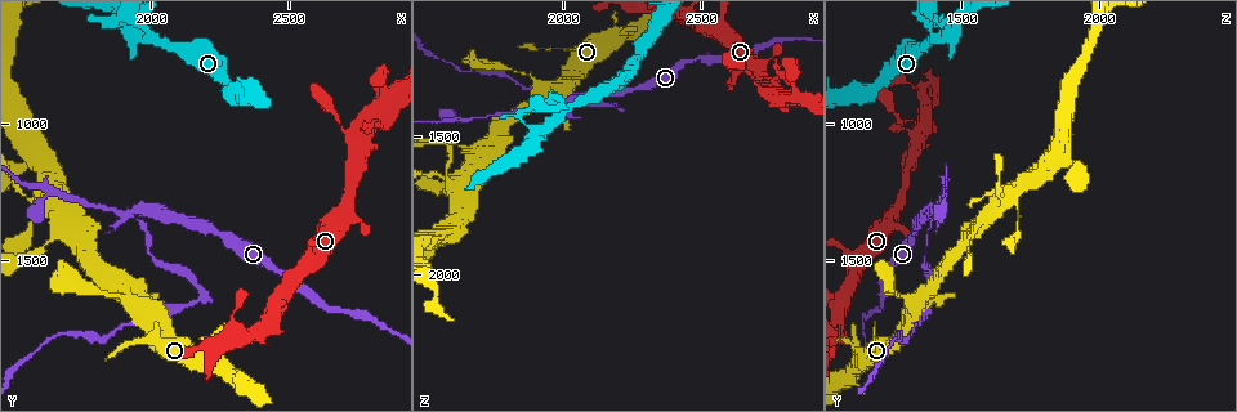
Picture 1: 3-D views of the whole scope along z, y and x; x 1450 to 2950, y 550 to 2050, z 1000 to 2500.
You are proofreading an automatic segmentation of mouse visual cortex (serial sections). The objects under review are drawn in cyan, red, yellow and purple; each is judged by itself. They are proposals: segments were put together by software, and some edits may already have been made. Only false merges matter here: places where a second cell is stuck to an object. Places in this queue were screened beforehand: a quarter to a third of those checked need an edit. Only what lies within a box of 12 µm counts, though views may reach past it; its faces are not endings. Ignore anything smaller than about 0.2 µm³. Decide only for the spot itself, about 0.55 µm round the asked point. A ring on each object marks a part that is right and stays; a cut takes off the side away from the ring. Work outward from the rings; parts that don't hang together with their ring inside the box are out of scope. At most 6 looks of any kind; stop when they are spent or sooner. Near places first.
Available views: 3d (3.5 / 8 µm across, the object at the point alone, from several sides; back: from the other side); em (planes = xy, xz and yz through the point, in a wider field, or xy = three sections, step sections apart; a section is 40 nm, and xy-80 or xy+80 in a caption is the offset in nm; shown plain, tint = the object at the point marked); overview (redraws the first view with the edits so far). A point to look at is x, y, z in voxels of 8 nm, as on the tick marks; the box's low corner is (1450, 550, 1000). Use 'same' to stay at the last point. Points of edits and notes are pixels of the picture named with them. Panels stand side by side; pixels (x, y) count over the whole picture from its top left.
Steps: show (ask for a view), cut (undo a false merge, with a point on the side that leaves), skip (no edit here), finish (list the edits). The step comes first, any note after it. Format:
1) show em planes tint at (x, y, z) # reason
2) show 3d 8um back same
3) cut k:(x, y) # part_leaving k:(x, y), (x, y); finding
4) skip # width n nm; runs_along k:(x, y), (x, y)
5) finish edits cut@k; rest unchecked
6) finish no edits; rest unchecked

show em planes tint at (2000, 690, 1410) # four arms meet

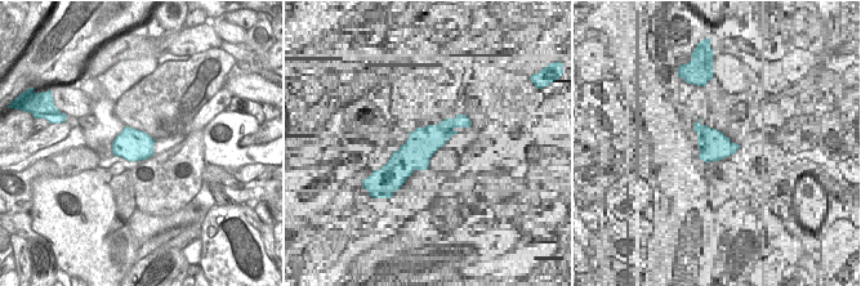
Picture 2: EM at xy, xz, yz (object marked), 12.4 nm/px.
show 3d 3.5um same # wider look

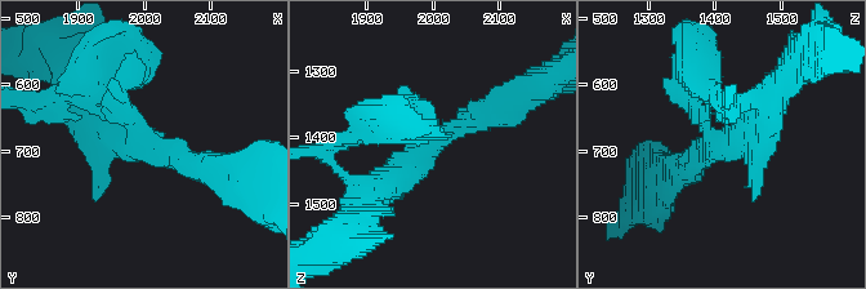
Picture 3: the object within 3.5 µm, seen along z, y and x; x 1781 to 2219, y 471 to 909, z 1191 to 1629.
skip # width 400 nm; runs_along 3:(499, 106), (428, 142), (373, 192); all the same cell

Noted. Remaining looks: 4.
show 3d 3.5um at (1620, 1280, 1690) # thin arm on a thick one

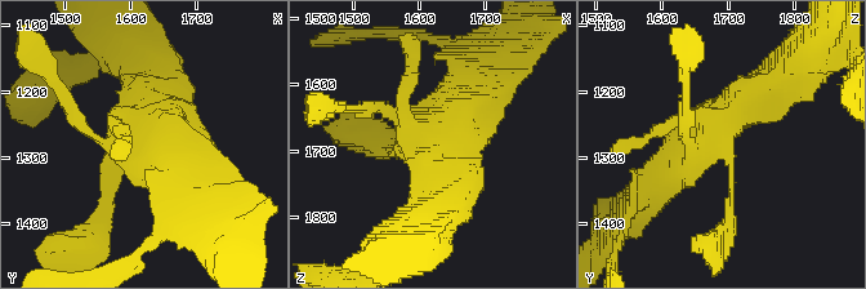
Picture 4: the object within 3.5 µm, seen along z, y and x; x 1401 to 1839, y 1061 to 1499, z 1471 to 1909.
show em xy step 2 plain at (1610, 1270, 1680)

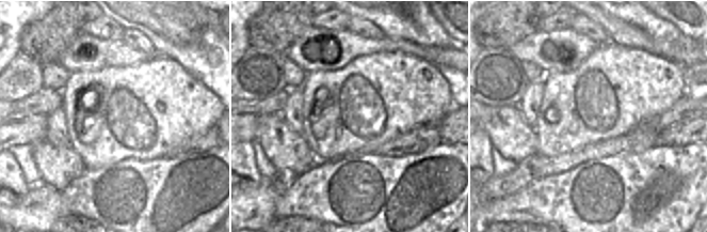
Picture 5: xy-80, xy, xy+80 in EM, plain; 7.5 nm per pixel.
show em xy step 2 tint same

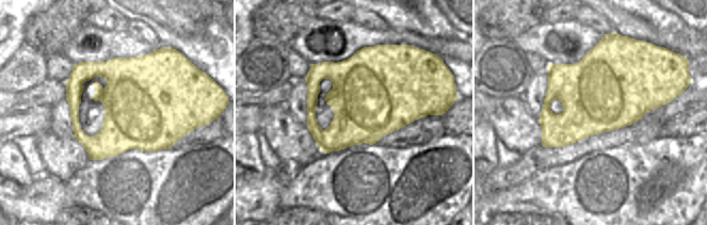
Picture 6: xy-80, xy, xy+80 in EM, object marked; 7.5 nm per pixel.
skip # runs_along 4:(657, 187), (700, 132), (779, 80); one cell here

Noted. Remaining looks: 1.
finish no edits; rest unchecked

